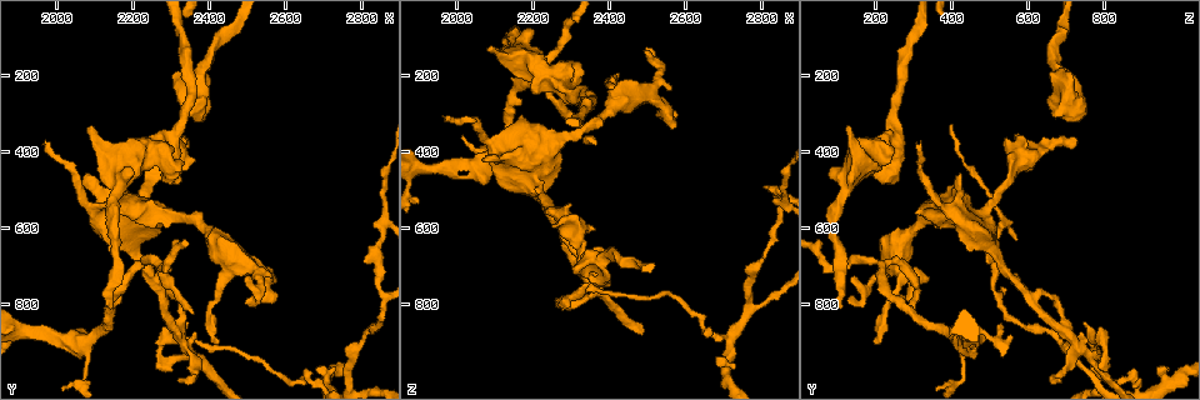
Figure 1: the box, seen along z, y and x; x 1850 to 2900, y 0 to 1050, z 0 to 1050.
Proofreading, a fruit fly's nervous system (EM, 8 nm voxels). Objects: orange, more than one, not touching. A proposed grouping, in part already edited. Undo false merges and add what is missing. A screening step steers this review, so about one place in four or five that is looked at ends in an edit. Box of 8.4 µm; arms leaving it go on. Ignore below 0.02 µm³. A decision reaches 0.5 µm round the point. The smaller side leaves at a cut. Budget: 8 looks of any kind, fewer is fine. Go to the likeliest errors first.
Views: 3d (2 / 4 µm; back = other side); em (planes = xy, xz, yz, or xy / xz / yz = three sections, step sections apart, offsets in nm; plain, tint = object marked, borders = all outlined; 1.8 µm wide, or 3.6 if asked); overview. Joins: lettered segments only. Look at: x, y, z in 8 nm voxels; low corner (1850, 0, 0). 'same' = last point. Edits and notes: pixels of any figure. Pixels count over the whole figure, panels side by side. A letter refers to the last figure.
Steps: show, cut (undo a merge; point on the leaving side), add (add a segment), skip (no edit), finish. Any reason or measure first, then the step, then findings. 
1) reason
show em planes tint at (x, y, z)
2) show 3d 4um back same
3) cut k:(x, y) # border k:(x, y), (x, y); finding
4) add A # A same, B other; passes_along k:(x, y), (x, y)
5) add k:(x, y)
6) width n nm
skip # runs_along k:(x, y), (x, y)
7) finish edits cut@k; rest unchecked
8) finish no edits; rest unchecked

branch stops here
show em planes borders at (2140, 805, 95)

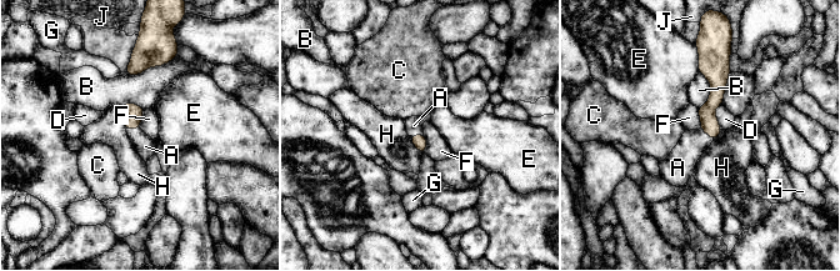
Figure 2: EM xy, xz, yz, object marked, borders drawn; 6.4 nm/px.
longest_contact B 240 nm
add A # A same, B other, C other, D other, E other, F other, G other, H other, J other; the neuron continues

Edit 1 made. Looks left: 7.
show 3d 4um at (2655, 980, 875)

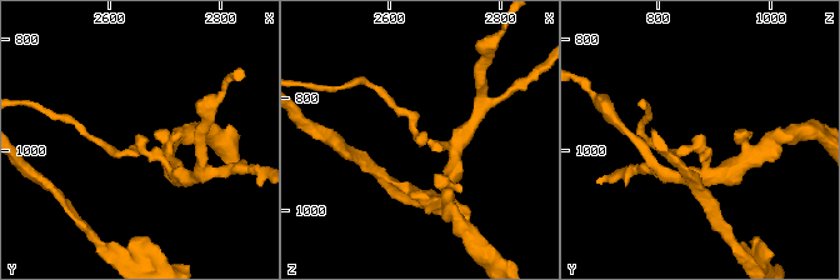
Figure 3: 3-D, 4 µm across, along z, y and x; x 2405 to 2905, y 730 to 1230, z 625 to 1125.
need the tissue
show em planes tint at (2655, 985, 875)

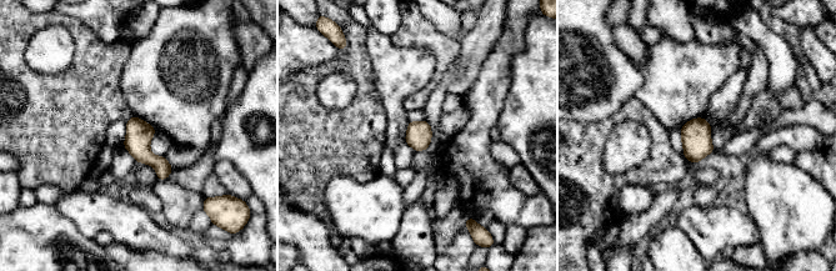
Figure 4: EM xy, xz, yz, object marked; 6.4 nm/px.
show em planes borders same

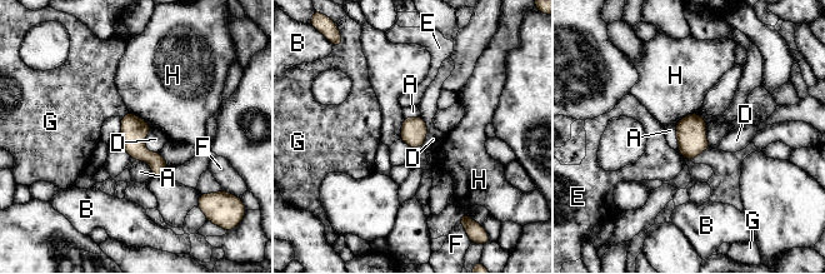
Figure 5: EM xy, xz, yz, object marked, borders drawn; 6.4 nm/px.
width 170 nm; longest_contact H 190 nm
skip # A other, B other, D other, E other, F other, G other, H other; all the same neuron

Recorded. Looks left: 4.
free end
show em xz step 8 borders at (2305, 185, 715)

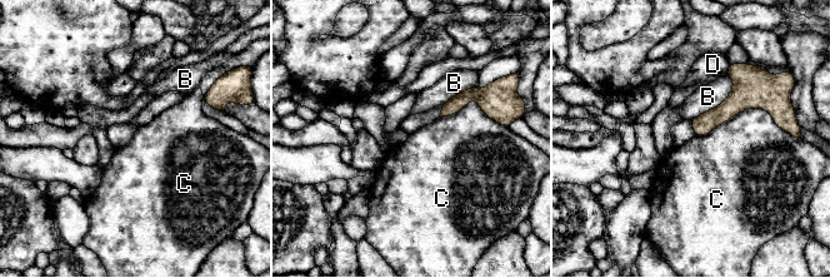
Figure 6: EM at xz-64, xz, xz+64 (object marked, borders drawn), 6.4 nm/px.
another direction
show em planes borders same

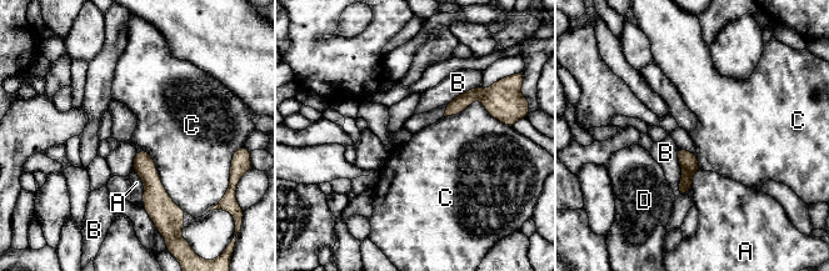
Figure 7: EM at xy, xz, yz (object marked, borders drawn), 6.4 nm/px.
skip # A other, B other, C other, D other; border 7:(136, 151), (184, 210); none of them fits

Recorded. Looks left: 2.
finish edits add@2; rest unchecked

